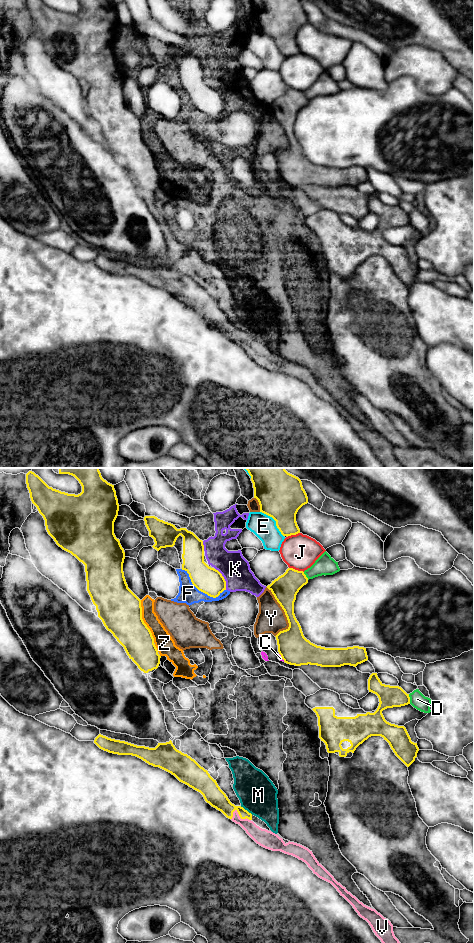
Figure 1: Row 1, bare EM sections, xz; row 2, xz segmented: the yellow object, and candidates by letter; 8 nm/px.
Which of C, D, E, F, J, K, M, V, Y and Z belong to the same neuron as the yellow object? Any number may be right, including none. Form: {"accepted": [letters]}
{"accepted": ["V"]}

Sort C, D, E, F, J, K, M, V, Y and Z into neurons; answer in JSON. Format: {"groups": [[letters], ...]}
{"groups": [["C", "Y"], ["D"], ["E"], ["F", "K", "M", "Z"], ["J"], ["V"]]}

